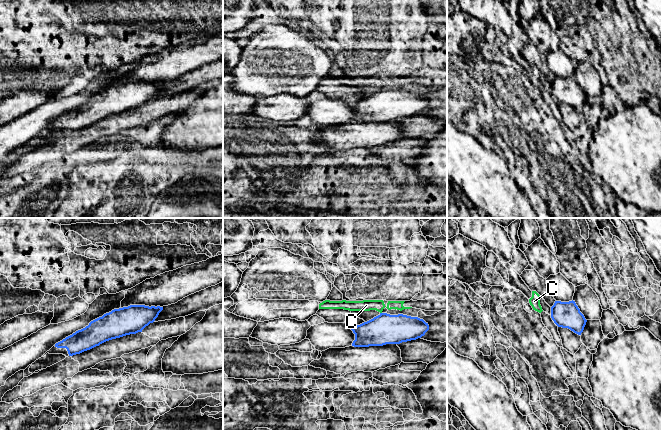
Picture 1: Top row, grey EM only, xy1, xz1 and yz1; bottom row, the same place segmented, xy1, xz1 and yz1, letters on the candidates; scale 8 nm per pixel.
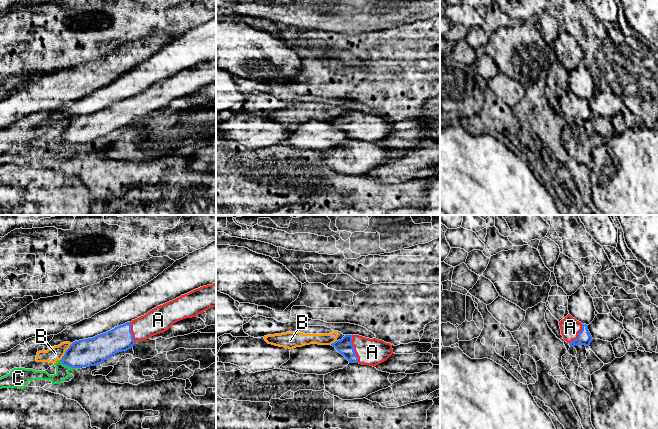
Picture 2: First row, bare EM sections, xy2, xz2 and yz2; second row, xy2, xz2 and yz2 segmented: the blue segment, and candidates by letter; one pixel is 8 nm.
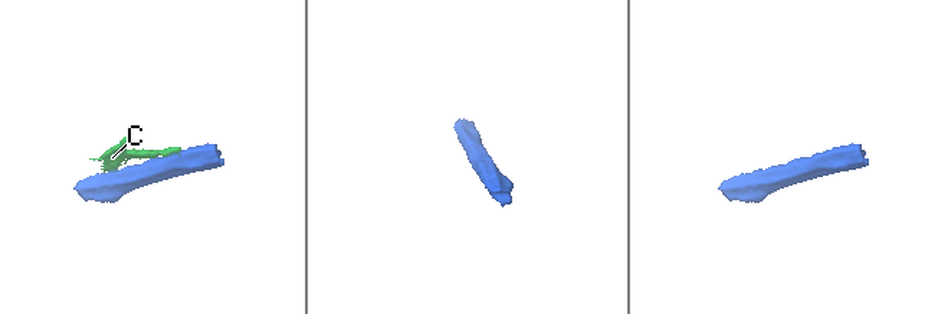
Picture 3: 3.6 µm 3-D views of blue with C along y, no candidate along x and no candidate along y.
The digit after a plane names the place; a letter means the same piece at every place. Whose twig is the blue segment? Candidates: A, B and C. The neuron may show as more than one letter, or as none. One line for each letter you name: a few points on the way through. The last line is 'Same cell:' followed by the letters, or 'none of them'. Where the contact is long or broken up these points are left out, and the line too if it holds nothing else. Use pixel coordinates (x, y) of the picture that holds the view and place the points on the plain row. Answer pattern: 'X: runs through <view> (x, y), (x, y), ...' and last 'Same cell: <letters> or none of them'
A: runs through xz2 (344, 122), (353, 125), (372, 128)
Same cell: A

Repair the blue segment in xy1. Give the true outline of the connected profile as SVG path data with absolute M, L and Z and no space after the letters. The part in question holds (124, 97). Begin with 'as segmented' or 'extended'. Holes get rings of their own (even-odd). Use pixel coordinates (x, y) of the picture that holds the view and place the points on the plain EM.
extended | M130 81L114 85L56 119L42 133L47 129L73 132L106 117L142 108L146 102L155 97L162 86L163 83L160 82L145 81Z

